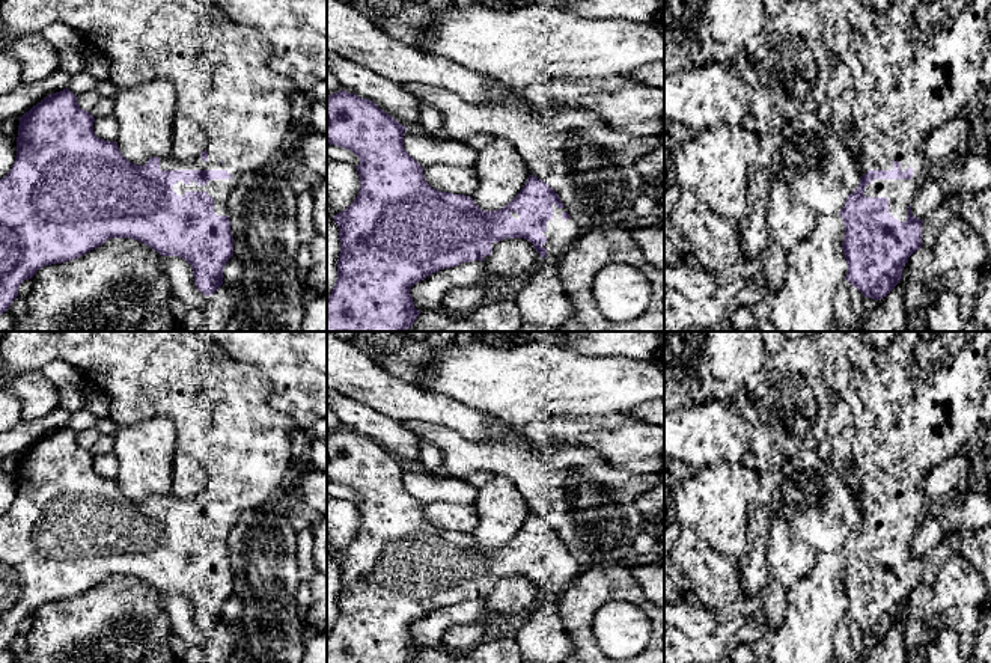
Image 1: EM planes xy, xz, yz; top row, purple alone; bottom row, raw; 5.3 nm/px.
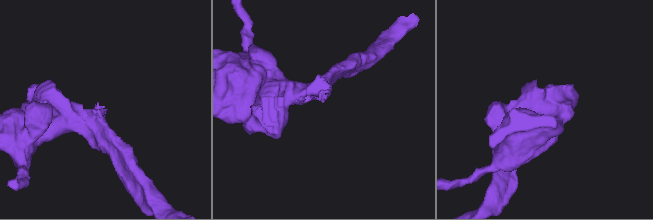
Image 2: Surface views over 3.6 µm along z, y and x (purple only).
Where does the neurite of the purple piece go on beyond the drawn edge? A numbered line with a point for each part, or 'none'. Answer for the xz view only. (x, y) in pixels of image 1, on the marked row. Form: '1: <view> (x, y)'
1: xz (561, 234)

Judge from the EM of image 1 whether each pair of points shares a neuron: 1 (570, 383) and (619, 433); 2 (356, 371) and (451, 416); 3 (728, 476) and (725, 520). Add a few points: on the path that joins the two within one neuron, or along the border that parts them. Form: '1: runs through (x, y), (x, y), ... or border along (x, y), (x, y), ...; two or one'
1: border along (628, 413), (567, 416); two
2: runs through (380, 391), (401, 401), (426, 406); one
3: runs through (728, 487), (725, 510); one

